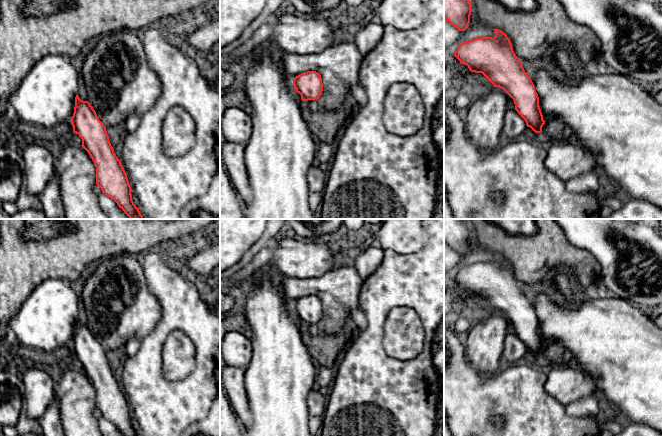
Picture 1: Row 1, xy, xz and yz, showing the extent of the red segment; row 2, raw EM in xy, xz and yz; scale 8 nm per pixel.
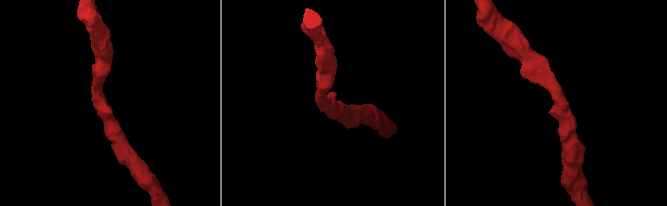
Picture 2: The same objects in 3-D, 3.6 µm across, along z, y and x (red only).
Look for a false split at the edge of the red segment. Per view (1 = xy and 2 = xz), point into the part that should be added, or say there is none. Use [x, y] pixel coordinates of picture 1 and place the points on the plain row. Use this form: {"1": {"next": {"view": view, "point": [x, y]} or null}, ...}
{"1": {"next": null}, "2": {"next": null}}

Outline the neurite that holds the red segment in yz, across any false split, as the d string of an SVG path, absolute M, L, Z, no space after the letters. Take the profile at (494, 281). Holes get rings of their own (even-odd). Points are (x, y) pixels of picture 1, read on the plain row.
M493 253L495 260L480 261L461 267L454 280L471 296L482 297L494 311L503 313L514 325L515 334L525 344L527 351L535 357L541 357L545 348L539 330L539 321L535 310L525 296L522 285L515 279L510 263L498 253Z

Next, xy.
M78 318L70 345L73 356L82 363L81 370L94 386L97 411L101 412L103 418L112 422L124 436L140 436L132 424L127 398L114 377L106 351L90 327L81 324Z

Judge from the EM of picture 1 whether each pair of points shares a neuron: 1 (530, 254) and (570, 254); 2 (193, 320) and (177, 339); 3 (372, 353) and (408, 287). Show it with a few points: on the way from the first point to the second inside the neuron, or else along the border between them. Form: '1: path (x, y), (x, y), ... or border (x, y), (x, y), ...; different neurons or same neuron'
1: path (540, 254), (560, 254); same neuron
2: border (164, 340), (182, 331), (195, 352); different neurons
3: path (372, 335), (376, 314), (390, 300); same neuron

